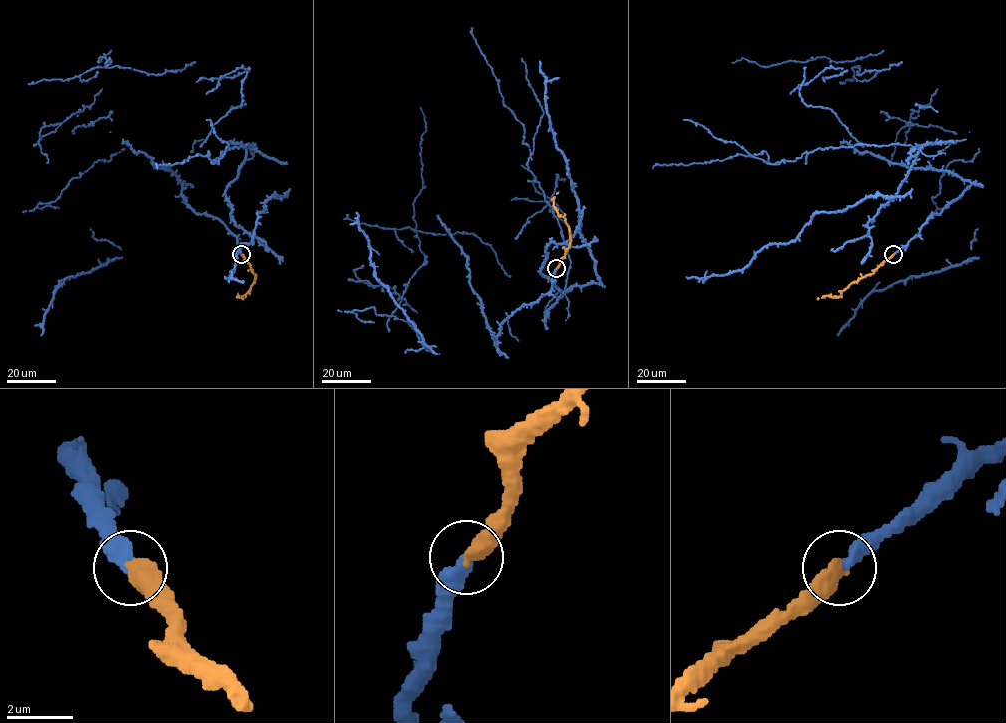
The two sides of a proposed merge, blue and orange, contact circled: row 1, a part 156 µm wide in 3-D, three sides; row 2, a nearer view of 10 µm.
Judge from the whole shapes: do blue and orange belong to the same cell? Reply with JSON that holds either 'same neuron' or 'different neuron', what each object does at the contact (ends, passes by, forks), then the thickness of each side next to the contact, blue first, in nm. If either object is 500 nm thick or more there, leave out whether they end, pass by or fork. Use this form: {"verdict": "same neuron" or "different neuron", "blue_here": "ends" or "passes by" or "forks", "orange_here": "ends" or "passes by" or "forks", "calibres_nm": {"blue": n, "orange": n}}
{"verdict": "same neuron", "blue_here": "ends", "orange_here": "ends", "calibres_nm": {"blue": 400, "orange": 480}}

